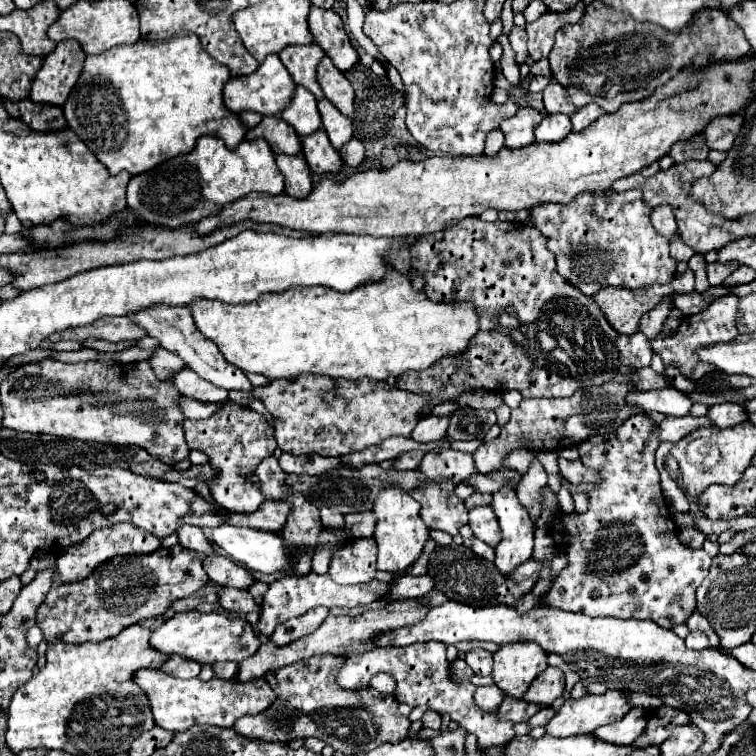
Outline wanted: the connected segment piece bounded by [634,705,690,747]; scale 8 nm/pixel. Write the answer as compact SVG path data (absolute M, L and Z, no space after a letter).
M660 707L650 711L650 725L646 727L644 737L638 737L638 741L634 745L638 747L650 747L650 745L662 745L662 741L666 741L666 737L670 737L672 729L676 725L684 725L690 723L688 715L684 711L672 709L672 707Z

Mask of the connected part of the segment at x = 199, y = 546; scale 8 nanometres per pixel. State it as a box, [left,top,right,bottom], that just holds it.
[176,525,212,555]

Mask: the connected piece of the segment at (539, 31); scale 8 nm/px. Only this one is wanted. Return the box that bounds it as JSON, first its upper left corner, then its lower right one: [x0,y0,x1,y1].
[526,7,580,61]

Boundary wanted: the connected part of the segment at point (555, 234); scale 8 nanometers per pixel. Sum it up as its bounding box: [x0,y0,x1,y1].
[530,189,676,295]

